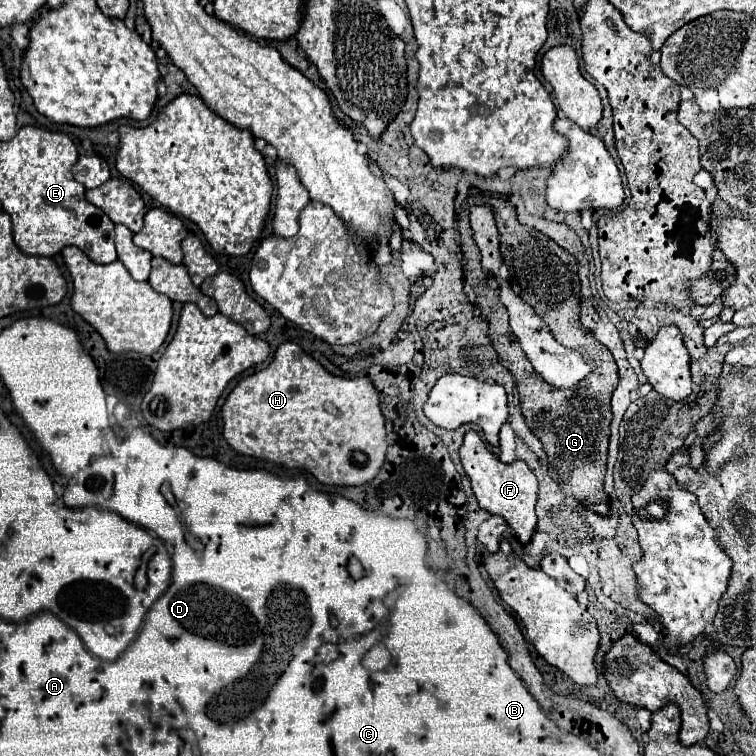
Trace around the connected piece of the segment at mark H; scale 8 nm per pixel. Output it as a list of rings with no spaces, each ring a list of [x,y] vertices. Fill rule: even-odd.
[[[293,341],[281,343],[265,369],[237,383],[225,399],[221,415],[225,423],[223,437],[237,453],[309,471],[325,485],[365,485],[377,477],[385,461],[385,417],[373,383],[367,377],[345,379],[331,375]]]

